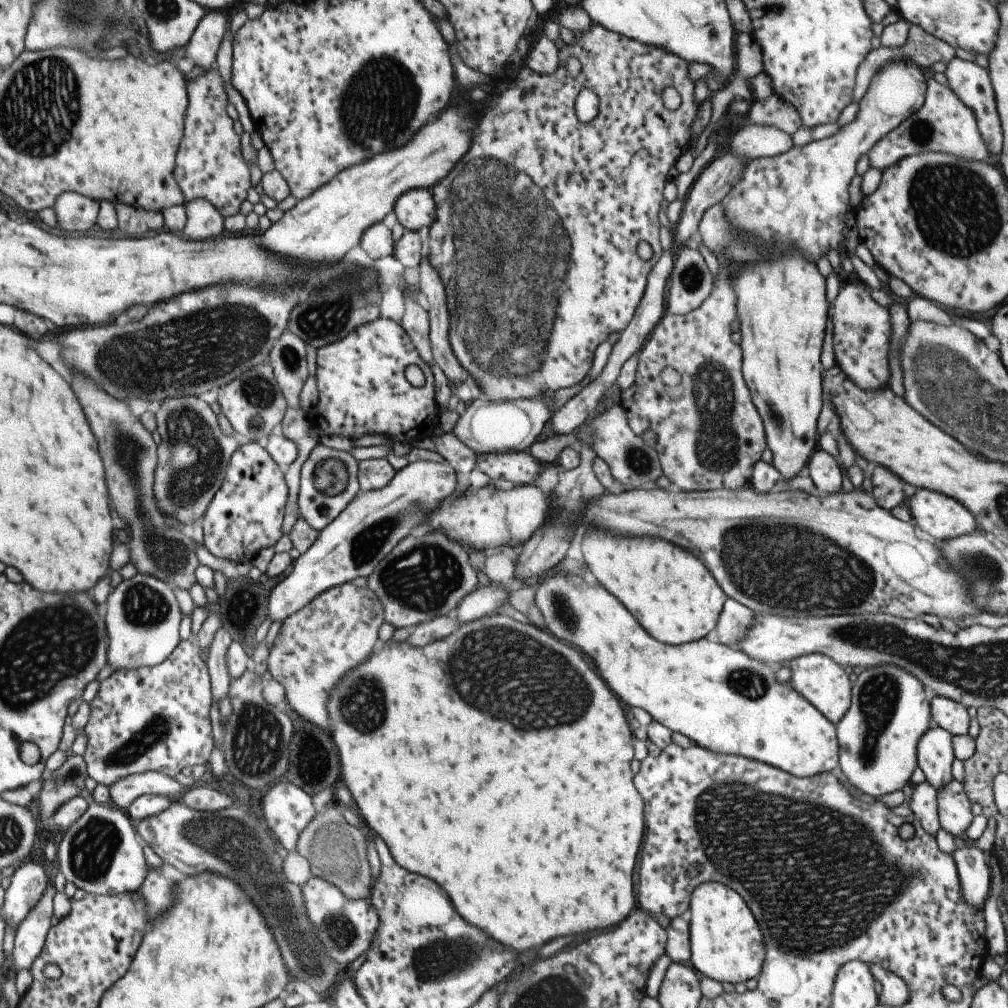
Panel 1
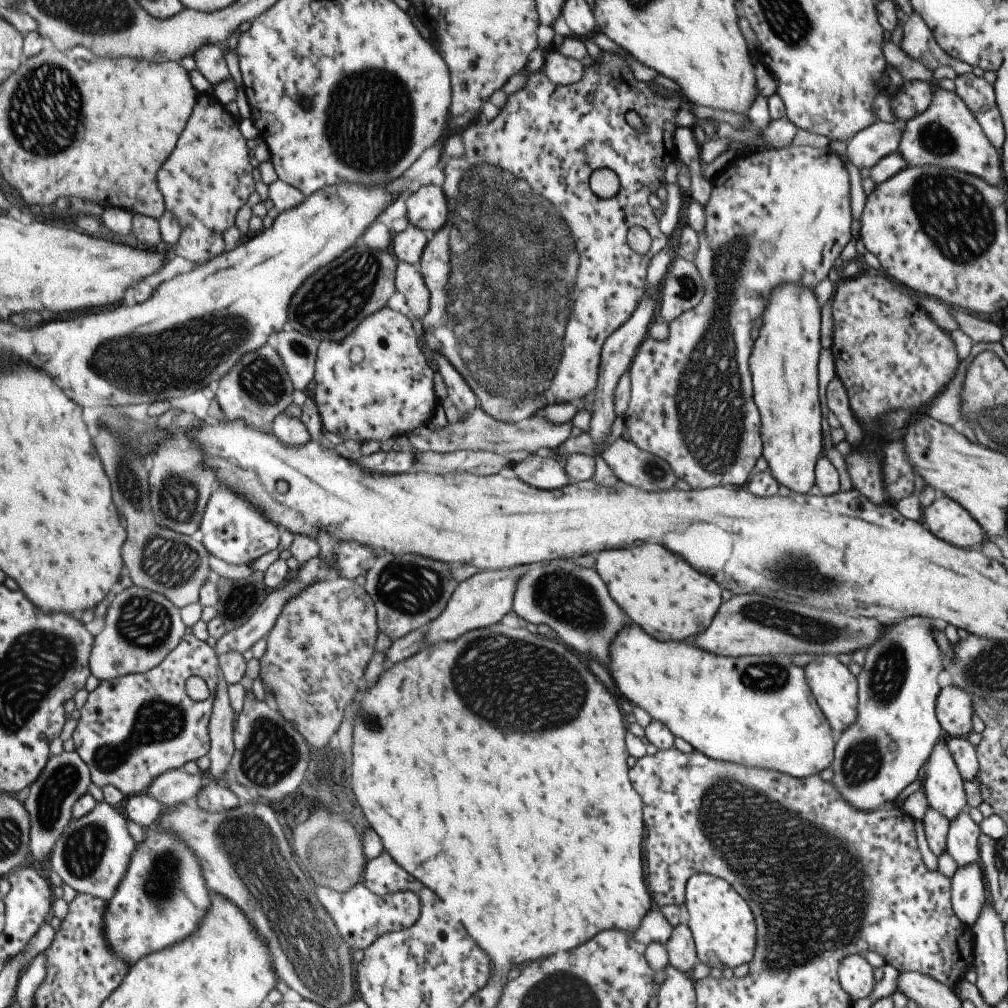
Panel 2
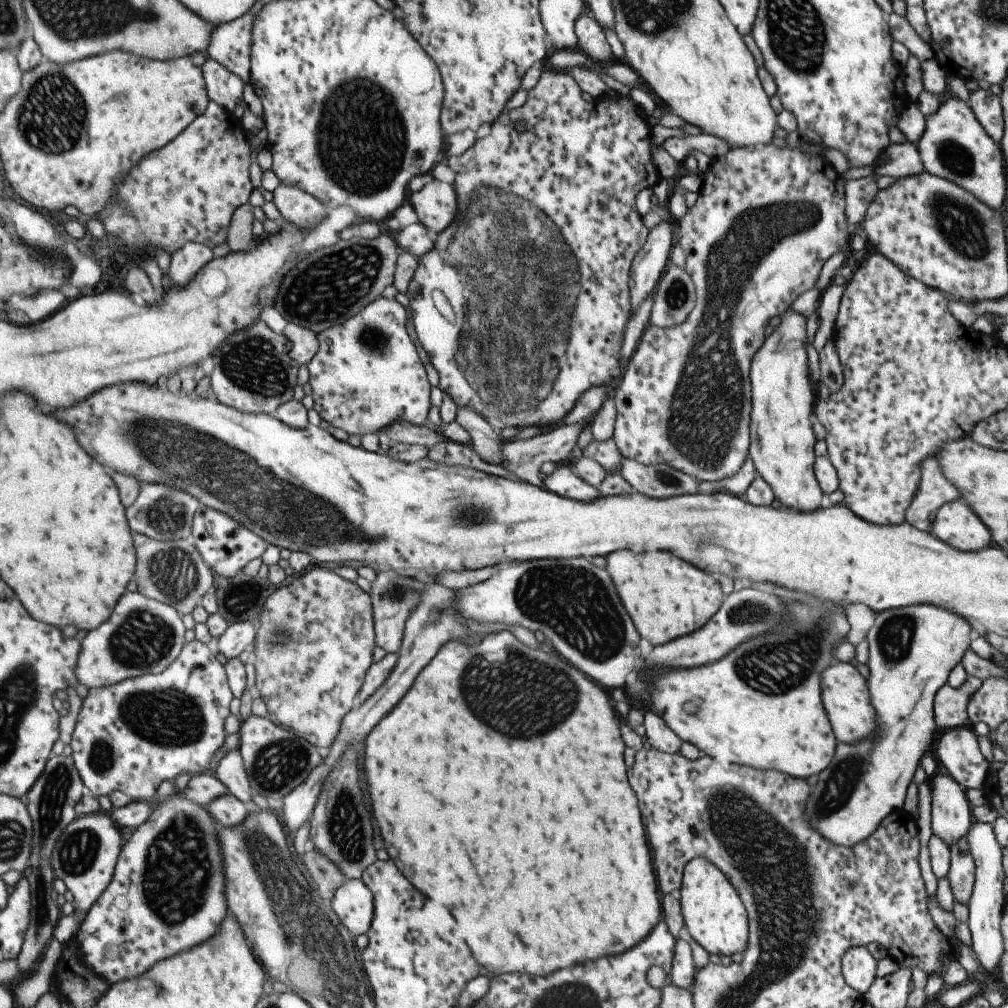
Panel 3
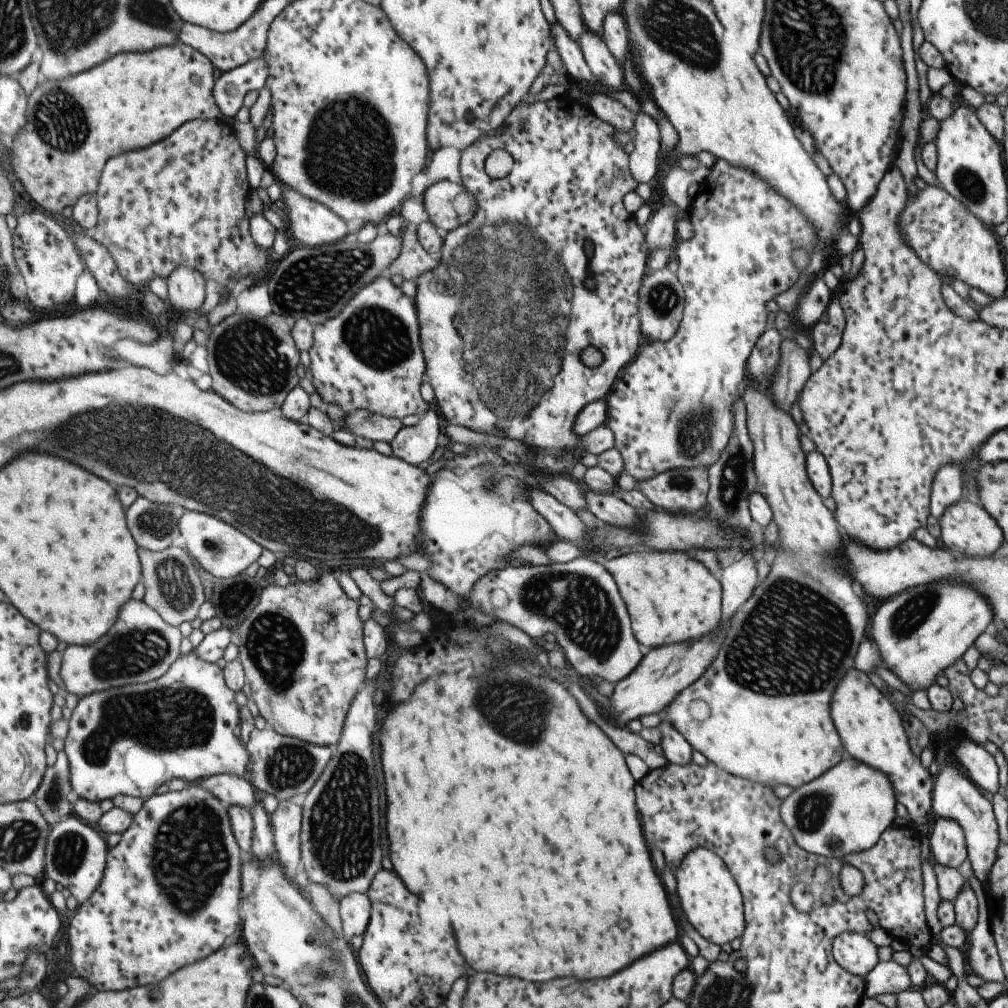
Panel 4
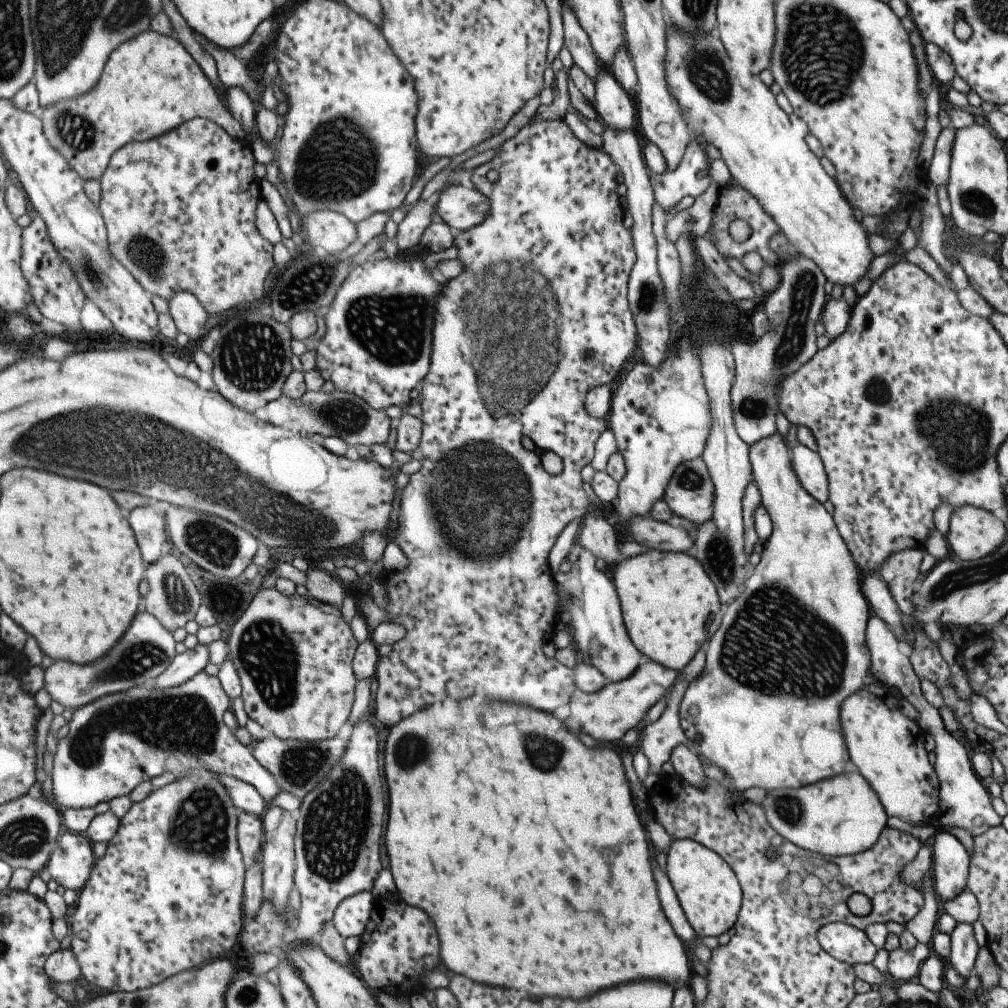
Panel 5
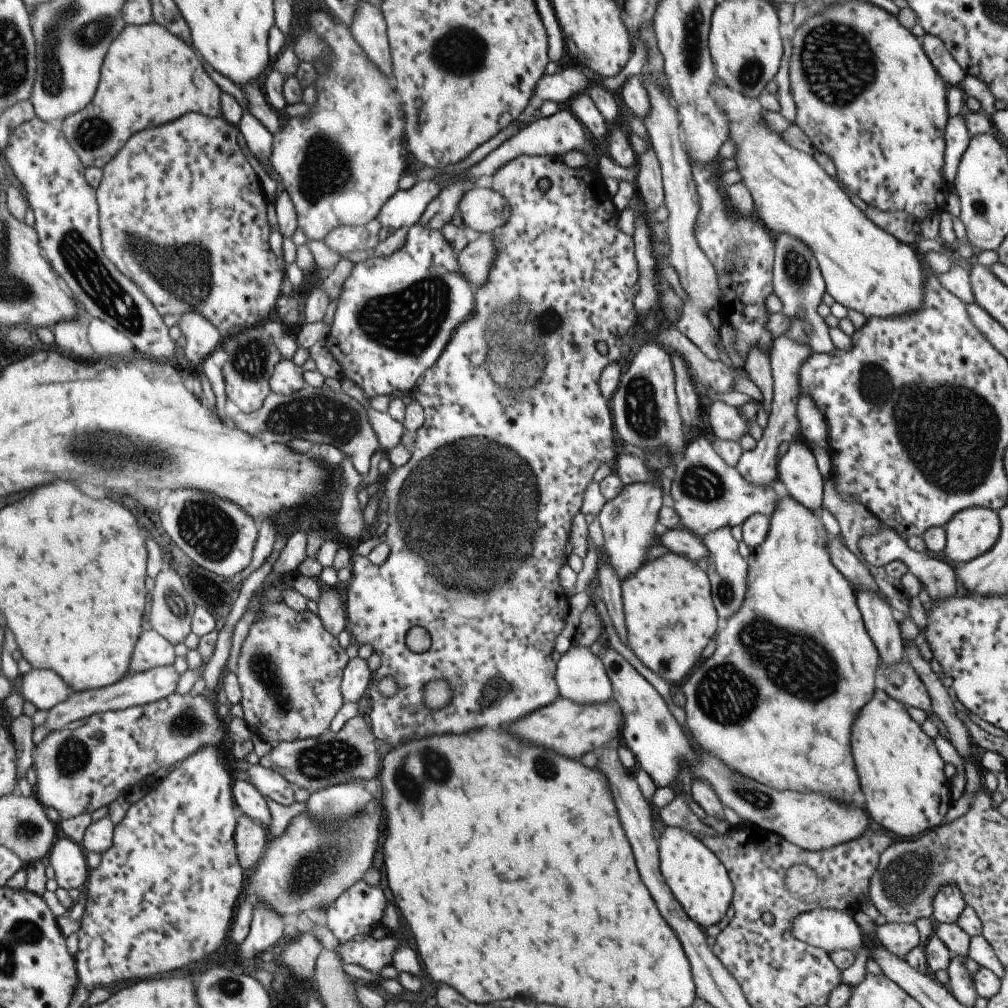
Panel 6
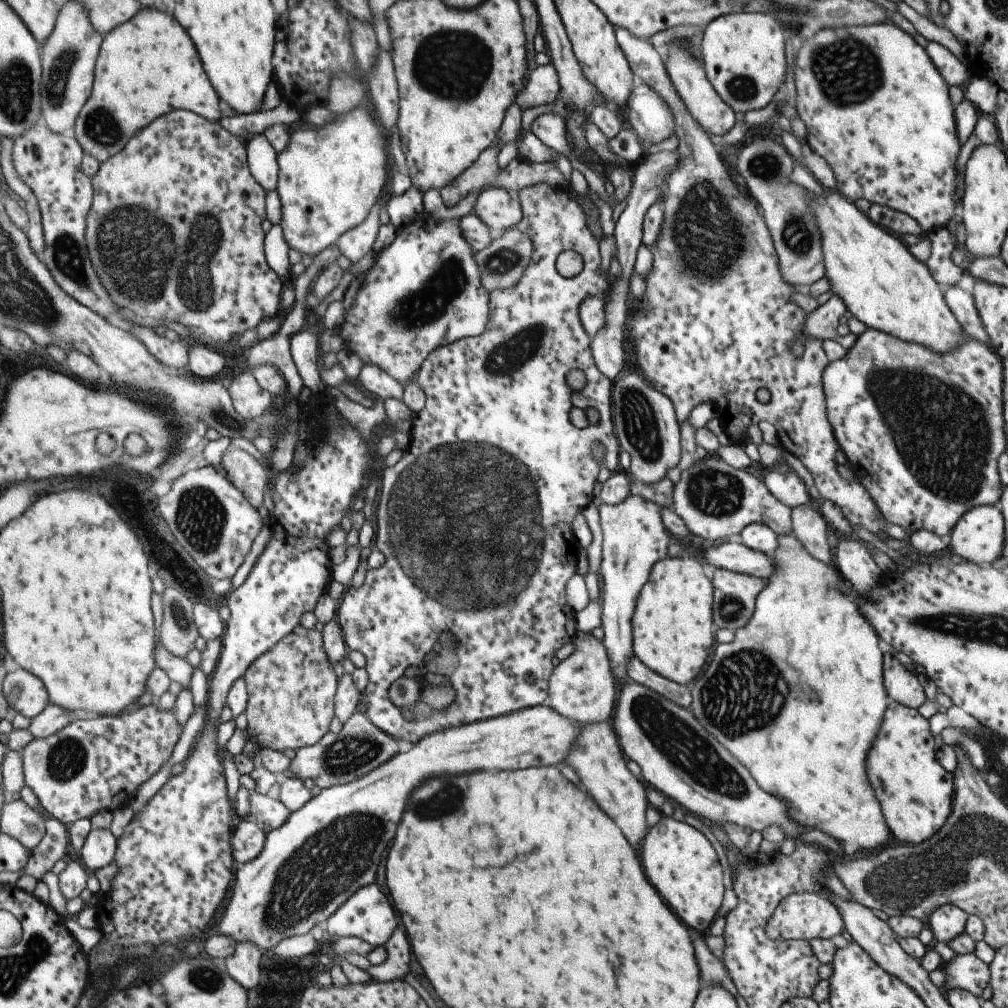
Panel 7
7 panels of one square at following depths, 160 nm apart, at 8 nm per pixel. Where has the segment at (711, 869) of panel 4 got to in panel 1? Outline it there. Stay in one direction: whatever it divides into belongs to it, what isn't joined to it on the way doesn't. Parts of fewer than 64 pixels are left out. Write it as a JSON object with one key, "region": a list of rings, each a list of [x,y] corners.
{"region":[[[707,881],[699,883],[688,902],[691,912],[688,921],[690,934],[690,962],[699,976],[717,982],[737,984],[749,978],[757,978],[760,973],[765,945],[759,925],[743,899],[724,884]]]}

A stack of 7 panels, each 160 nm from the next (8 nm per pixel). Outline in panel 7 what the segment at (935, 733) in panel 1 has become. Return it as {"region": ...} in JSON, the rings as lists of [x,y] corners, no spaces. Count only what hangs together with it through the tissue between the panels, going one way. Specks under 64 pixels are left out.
{"region":[[[952,904],[938,906],[928,916],[926,926],[939,942],[950,941],[955,935],[964,932],[964,924],[968,914]]]}

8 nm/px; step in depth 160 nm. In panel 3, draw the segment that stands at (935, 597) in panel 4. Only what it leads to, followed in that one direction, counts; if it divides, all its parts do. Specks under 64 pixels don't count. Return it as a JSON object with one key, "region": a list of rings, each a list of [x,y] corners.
{"region":[[[909,606],[909,608],[897,608],[891,612],[879,612],[875,615],[871,628],[867,631],[866,640],[868,644],[868,658],[867,670],[868,676],[866,680],[866,689],[868,690],[868,699],[870,700],[871,708],[875,711],[875,724],[876,729],[872,737],[867,737],[852,743],[844,743],[836,741],[833,751],[833,756],[829,764],[824,769],[818,772],[817,783],[811,788],[809,798],[804,808],[804,815],[808,820],[808,825],[813,827],[824,839],[830,840],[833,844],[850,847],[862,840],[865,840],[877,827],[878,824],[885,818],[891,811],[899,808],[903,804],[905,798],[905,790],[909,786],[909,782],[917,768],[917,763],[920,761],[923,754],[928,752],[929,744],[933,740],[933,735],[936,733],[936,724],[934,721],[934,714],[932,711],[932,700],[935,693],[941,688],[947,680],[947,675],[951,669],[960,662],[966,648],[969,647],[969,641],[973,638],[974,634],[970,626],[960,616],[945,612],[941,608],[933,608],[933,606]]]}

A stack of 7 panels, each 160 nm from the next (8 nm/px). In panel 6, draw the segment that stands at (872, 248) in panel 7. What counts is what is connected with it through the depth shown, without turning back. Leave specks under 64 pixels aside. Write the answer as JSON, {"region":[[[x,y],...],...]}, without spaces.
{"region":[[[719,76],[711,83],[710,94],[718,109],[725,115],[728,138],[735,147],[735,170],[751,195],[755,217],[771,232],[785,232],[807,248],[819,264],[824,289],[834,301],[847,309],[857,310],[869,317],[892,317],[919,308],[922,303],[922,282],[929,273],[913,245],[906,245],[890,234],[877,228],[857,209],[839,184],[817,164],[809,153],[793,148],[783,140],[781,133],[774,131],[766,122],[757,98],[743,96],[743,88],[729,88]]]}

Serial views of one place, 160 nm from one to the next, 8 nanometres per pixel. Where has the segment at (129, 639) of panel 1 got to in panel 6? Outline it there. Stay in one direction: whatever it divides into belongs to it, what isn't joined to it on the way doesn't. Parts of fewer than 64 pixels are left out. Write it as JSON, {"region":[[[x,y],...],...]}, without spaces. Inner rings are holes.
{"region":[[[141,630],[133,645],[125,676],[140,673],[155,667],[173,664],[174,646],[155,630]],[[31,669],[21,676],[21,697],[31,702],[37,710],[48,710],[77,693],[49,669]]]}

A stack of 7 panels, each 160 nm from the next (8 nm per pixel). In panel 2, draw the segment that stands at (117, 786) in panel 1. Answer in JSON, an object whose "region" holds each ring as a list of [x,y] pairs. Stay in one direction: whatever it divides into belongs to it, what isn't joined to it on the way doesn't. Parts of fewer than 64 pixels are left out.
{"region":[[[182,768],[162,772],[147,785],[144,794],[154,798],[164,809],[192,803],[201,788],[200,774],[190,775]]]}

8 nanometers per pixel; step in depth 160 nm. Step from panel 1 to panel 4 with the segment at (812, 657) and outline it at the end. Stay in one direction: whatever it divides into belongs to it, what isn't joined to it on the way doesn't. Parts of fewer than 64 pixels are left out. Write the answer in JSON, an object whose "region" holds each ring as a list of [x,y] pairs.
{"region":[[[851,667],[831,694],[831,720],[837,730],[845,756],[880,770],[892,782],[896,802],[903,804],[913,823],[923,823],[930,812],[933,776],[909,752],[907,738],[897,712],[864,672]]]}

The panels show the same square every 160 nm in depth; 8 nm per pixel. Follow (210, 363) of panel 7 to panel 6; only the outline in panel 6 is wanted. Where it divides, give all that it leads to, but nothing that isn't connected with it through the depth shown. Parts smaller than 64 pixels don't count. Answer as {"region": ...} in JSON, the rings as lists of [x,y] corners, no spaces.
{"region":[[[193,309],[180,314],[177,326],[185,338],[182,354],[193,364],[203,361],[222,342],[221,333],[215,326]]]}

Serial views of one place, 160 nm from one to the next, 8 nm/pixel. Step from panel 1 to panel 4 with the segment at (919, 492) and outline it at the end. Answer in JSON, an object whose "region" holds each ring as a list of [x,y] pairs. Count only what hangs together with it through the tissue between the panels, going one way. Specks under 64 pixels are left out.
{"region":[[[966,498],[947,506],[938,518],[938,522],[940,528],[938,540],[941,538],[945,548],[949,548],[951,552],[959,552],[963,556],[973,556],[973,558],[991,556],[1003,542],[1001,530],[995,526],[995,521],[987,514],[984,507],[977,506],[975,502],[969,502]]]}

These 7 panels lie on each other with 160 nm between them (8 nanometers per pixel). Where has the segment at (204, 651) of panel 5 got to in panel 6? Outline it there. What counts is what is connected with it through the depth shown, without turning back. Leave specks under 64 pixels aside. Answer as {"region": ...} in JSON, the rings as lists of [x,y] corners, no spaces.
{"region":[[[173,665],[160,666],[125,676],[110,685],[75,693],[63,702],[57,703],[54,707],[48,709],[48,715],[43,725],[52,729],[52,731],[59,731],[65,724],[75,722],[75,720],[83,720],[83,717],[88,717],[93,713],[113,711],[155,702],[174,692],[179,676]]]}

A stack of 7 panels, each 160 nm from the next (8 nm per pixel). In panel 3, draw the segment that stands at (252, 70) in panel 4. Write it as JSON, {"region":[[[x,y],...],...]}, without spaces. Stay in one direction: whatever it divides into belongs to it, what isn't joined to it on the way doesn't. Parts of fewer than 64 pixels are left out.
{"region":[[[207,56],[200,69],[208,99],[233,112],[235,106],[242,101],[243,86],[249,83],[244,83],[238,76]]]}

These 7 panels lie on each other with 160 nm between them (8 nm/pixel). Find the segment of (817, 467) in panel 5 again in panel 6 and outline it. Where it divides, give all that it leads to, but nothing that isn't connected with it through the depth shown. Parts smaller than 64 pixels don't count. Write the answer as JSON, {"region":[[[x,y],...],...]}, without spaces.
{"region":[[[791,441],[785,454],[778,457],[776,471],[776,485],[780,491],[794,498],[811,512],[820,512],[824,480],[818,471],[814,454],[807,445],[801,441]]]}

